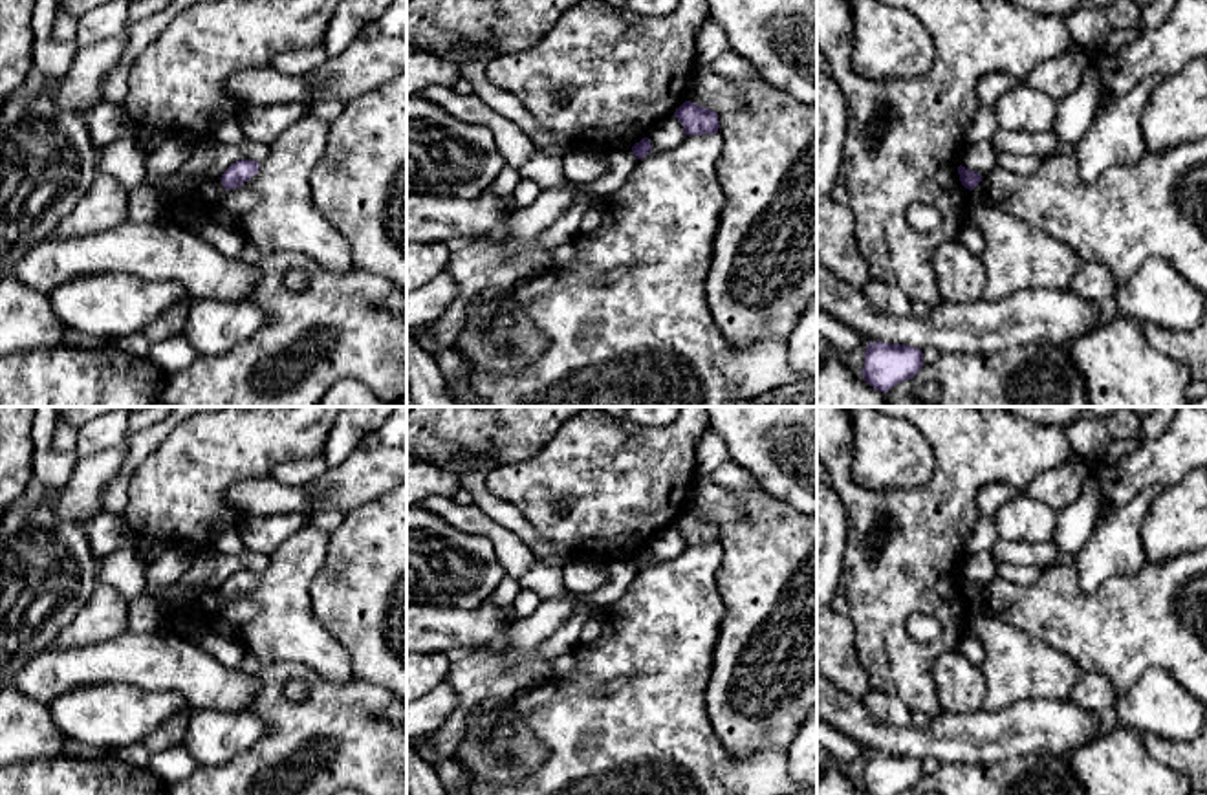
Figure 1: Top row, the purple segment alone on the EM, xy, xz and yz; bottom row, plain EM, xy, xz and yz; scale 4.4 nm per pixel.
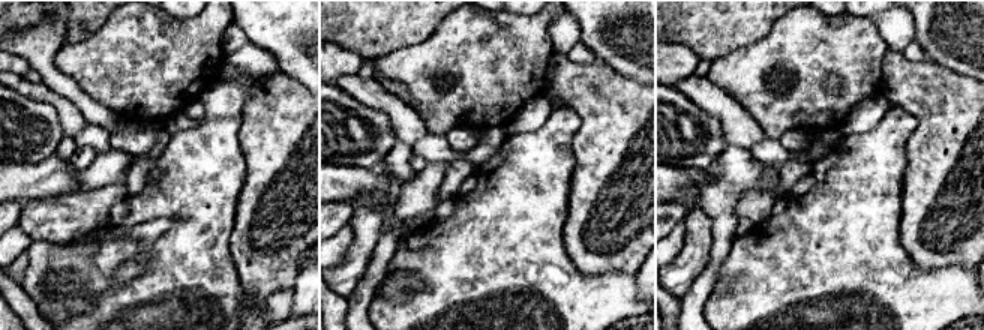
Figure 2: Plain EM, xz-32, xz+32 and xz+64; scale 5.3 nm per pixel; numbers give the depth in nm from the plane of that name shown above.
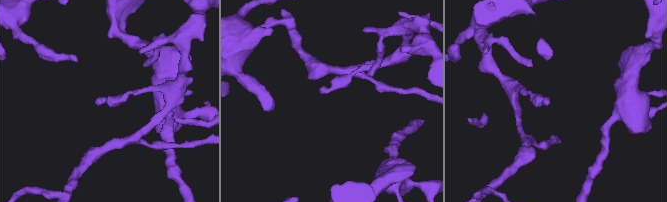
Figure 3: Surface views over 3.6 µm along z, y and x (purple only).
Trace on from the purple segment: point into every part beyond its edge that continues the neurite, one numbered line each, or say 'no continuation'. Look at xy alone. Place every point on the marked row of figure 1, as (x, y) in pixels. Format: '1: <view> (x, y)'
no continuation

